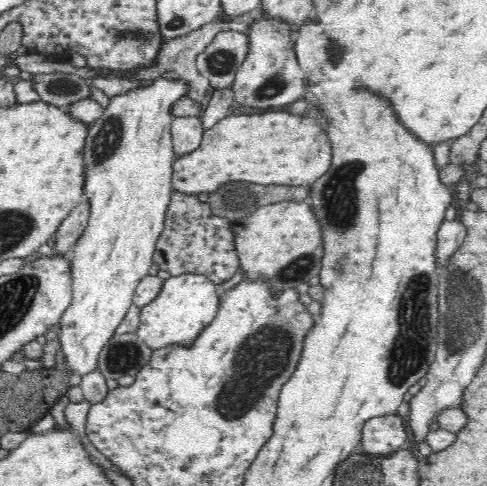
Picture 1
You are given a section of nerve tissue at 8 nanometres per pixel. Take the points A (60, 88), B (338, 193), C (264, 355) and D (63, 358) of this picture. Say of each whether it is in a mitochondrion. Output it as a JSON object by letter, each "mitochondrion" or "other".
{"A":"mitochondrion","B":"mitochondrion","C":"mitochondrion","D":"other"}

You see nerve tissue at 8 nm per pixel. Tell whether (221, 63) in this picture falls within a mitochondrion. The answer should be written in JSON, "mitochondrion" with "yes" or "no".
{"mitochondrion":"yes"}

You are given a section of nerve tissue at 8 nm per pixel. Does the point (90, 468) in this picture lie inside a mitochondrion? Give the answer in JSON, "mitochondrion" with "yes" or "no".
{"mitochondrion":"no"}

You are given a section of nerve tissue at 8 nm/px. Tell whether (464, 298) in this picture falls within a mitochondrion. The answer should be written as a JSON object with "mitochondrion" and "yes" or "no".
{"mitochondrion":"yes"}

